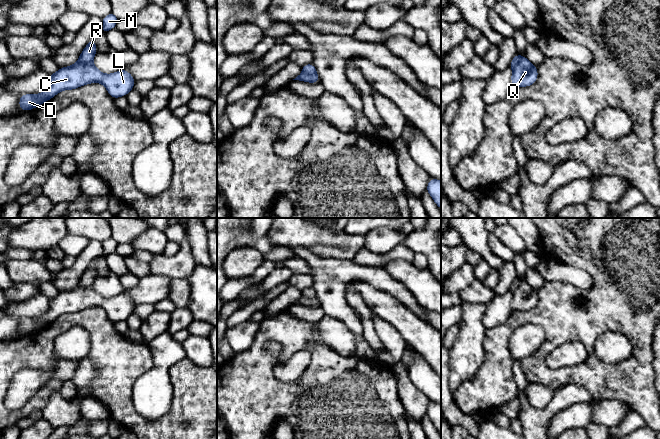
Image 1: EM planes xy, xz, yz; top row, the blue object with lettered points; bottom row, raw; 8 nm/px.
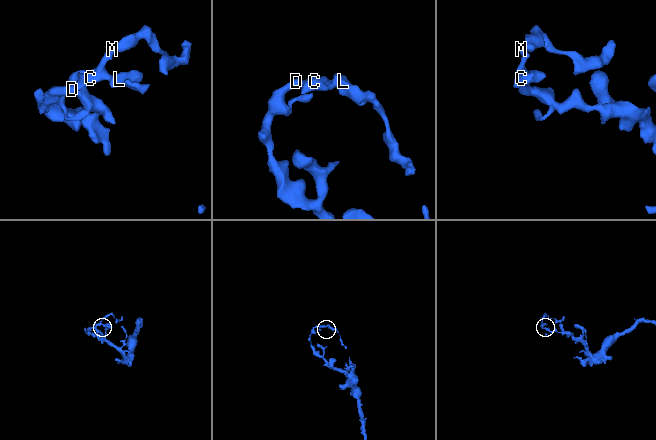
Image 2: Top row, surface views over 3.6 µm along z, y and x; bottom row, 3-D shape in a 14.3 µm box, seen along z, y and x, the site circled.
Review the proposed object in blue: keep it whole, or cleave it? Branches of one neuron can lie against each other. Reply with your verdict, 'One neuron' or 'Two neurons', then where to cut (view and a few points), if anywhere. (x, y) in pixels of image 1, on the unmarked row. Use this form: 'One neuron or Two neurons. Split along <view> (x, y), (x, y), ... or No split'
Two neurons. Split along xz (303, 295), (309, 298), (316, 298)

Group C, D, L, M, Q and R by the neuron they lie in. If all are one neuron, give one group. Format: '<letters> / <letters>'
C D L Q / M R

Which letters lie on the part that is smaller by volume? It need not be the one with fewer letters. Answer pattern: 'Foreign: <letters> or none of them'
Foreign: M, R

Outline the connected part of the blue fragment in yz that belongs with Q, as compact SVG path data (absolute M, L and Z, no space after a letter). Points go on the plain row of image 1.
M525 280L512 292L511 308L513 311L528 311L538 303L537 290L533 289Z

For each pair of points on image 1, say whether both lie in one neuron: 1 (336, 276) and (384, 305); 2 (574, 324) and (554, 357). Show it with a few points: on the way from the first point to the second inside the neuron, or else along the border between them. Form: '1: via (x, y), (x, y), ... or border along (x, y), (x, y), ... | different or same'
1: border along (346, 284), (354, 280), (361, 280), (371, 286) | different
2: border along (586, 348), (579, 341), (564, 341), (552, 351) | different

